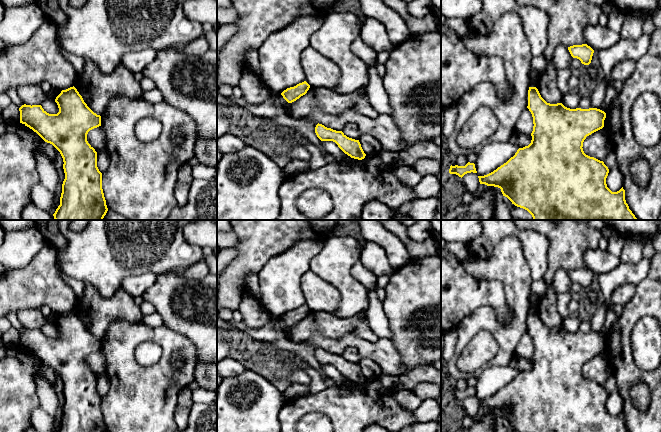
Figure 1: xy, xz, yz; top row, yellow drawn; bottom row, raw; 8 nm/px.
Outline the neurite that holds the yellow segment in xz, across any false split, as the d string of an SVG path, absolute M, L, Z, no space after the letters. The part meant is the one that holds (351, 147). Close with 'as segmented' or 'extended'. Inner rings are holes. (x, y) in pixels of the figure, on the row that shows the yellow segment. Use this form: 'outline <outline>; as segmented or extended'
outline M318 123L315 127L315 133L321 141L335 142L351 158L362 160L366 156L359 140L347 137L342 131L336 131Z; as segmented

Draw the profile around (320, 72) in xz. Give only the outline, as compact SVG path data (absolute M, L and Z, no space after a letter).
M311 47L302 53L300 62L306 76L306 82L314 87L332 89L339 80L339 67L325 56L317 54Z

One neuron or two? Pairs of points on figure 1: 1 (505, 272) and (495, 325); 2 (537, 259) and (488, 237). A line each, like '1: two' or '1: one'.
1: one
2: one

